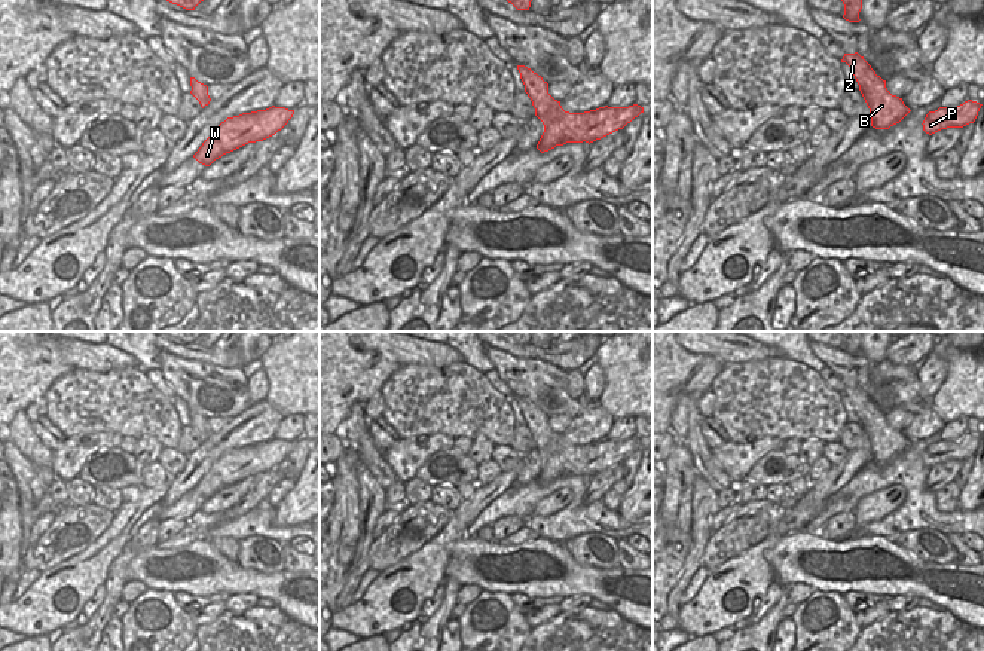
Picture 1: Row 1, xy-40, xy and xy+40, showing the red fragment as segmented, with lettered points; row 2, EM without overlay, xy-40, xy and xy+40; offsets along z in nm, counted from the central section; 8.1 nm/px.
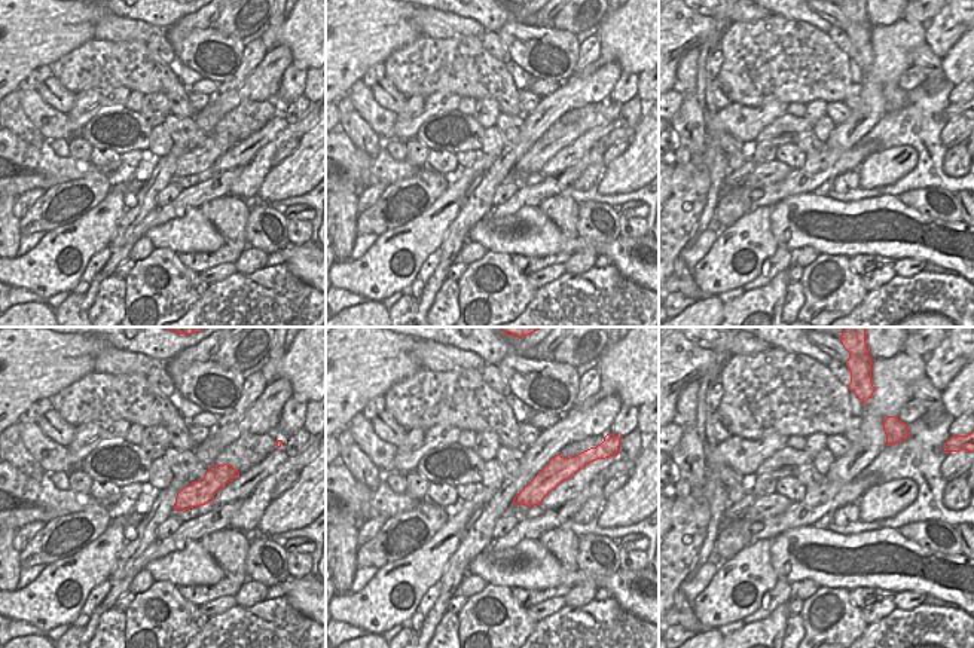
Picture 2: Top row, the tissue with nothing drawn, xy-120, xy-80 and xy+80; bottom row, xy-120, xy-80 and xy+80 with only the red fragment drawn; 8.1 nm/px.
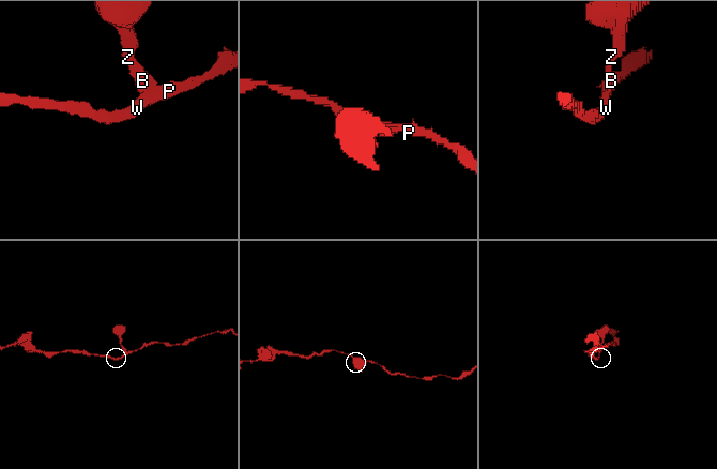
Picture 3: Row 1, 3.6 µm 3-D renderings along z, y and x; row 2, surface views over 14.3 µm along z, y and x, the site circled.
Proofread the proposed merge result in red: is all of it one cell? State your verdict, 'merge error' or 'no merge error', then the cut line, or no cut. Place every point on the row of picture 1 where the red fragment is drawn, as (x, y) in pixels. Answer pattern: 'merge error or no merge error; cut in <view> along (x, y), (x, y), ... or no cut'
no merge error; no cut

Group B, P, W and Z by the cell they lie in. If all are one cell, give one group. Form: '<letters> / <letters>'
B P W Z

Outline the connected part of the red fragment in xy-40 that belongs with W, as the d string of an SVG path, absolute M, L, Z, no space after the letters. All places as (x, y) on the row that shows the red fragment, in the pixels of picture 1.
M272 106L266 110L227 117L210 134L193 158L210 166L226 153L275 135L288 123L293 114L294 110Z

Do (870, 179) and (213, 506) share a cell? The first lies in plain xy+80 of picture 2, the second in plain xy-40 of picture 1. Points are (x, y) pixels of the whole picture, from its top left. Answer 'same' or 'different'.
same

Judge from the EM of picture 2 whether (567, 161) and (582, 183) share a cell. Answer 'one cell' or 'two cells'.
two cells

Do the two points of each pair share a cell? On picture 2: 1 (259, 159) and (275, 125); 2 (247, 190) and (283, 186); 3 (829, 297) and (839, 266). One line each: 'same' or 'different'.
1: different
2: different
3: same

